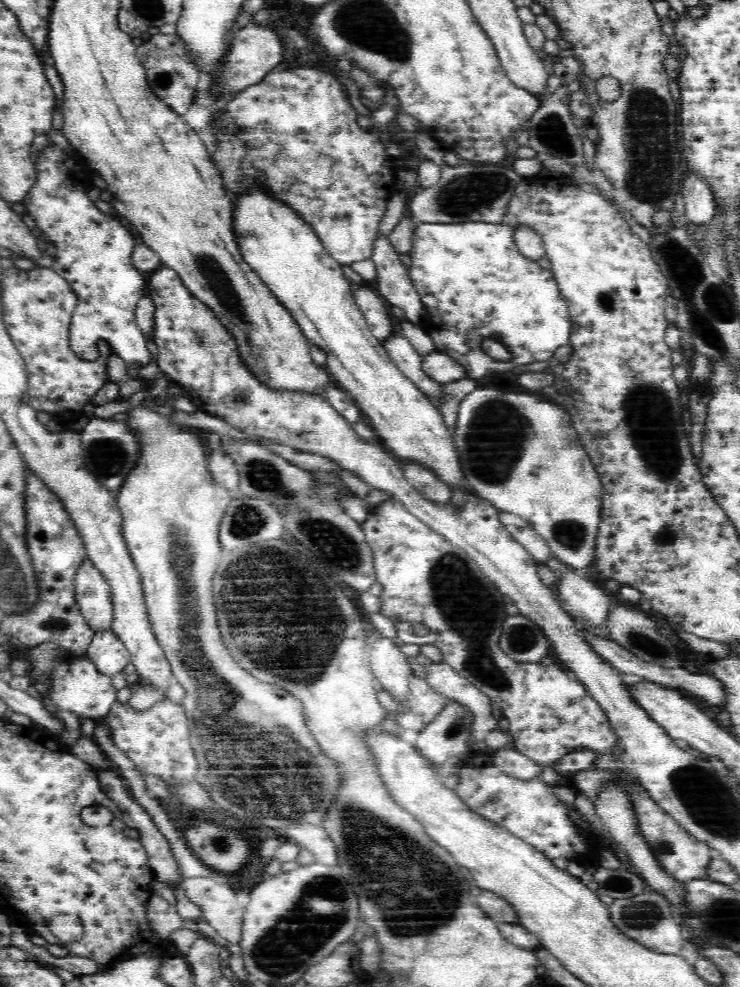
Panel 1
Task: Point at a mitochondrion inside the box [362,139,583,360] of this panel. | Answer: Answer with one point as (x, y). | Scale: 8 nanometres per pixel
(464, 195)

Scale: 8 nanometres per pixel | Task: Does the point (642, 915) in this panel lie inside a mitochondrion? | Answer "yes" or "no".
yes

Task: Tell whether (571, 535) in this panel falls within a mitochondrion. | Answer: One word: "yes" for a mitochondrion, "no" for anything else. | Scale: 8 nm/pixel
yes

